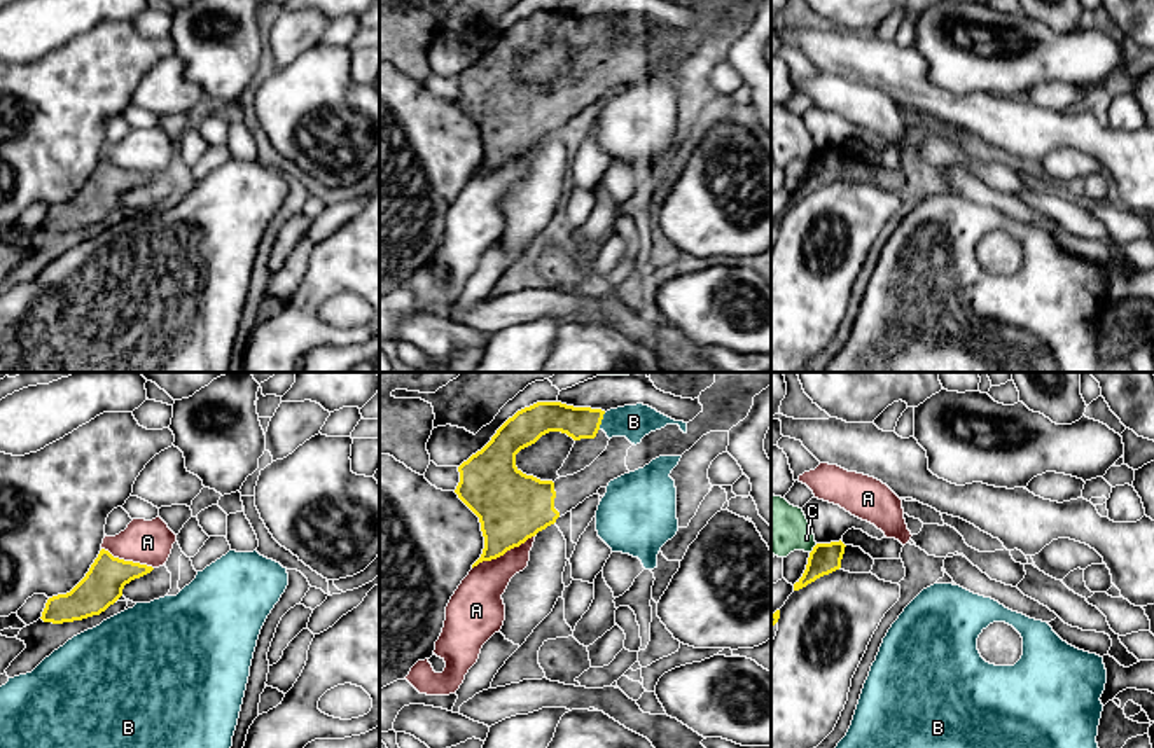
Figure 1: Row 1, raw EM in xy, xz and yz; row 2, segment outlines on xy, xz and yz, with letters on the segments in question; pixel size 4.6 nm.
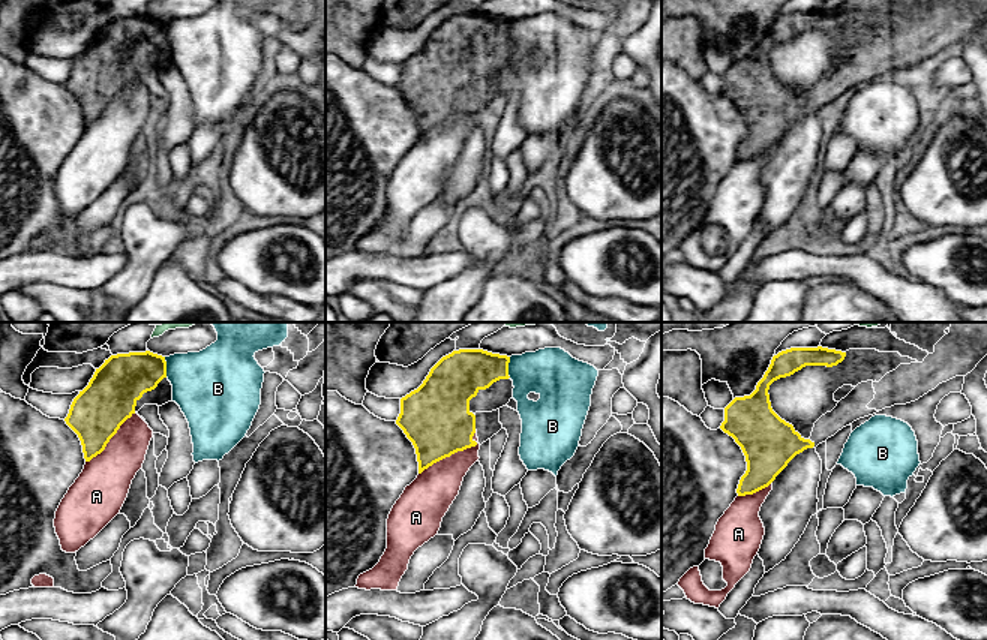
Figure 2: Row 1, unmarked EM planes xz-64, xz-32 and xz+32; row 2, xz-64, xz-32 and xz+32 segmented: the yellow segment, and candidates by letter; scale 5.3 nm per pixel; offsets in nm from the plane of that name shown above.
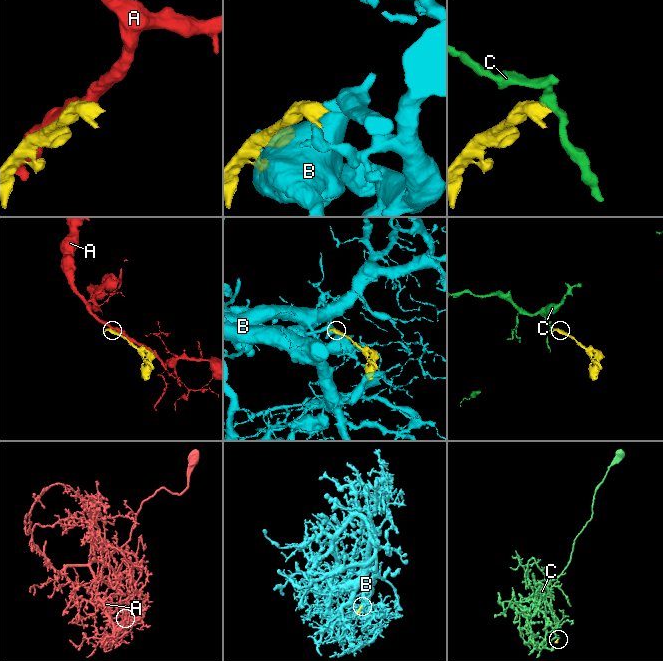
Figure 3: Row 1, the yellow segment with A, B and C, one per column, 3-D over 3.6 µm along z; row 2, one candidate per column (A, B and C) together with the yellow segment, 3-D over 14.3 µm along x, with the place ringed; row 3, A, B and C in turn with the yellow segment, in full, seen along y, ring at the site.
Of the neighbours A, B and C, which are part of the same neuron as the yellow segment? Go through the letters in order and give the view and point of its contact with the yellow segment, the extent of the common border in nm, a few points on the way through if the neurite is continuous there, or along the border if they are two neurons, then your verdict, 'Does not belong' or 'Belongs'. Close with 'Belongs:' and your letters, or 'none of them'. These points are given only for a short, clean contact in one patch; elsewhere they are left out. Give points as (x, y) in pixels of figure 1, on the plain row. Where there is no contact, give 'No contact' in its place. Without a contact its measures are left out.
A: Touches yellow at xz (504, 161). Shared border 340 nm. Does not belong
B: Touches yellow at xz (600, 30). Shared border 90 nm. Does not belong
C: Touches yellow at yz (813, 158). Shared border 60 nm. Boundary: yz (817, 152), (810, 161). Does not belong
Belongs: none of them

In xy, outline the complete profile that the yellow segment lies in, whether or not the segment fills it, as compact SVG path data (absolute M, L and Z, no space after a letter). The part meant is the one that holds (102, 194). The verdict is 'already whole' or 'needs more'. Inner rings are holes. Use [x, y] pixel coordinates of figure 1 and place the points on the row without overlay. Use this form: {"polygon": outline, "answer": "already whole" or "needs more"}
{"polygon": "M101 157L86 185L70 201L47 208L40 227L63 232L100 224L122 204L126 192L152 178L147 173L114 166Z", "answer": "already whole"}

